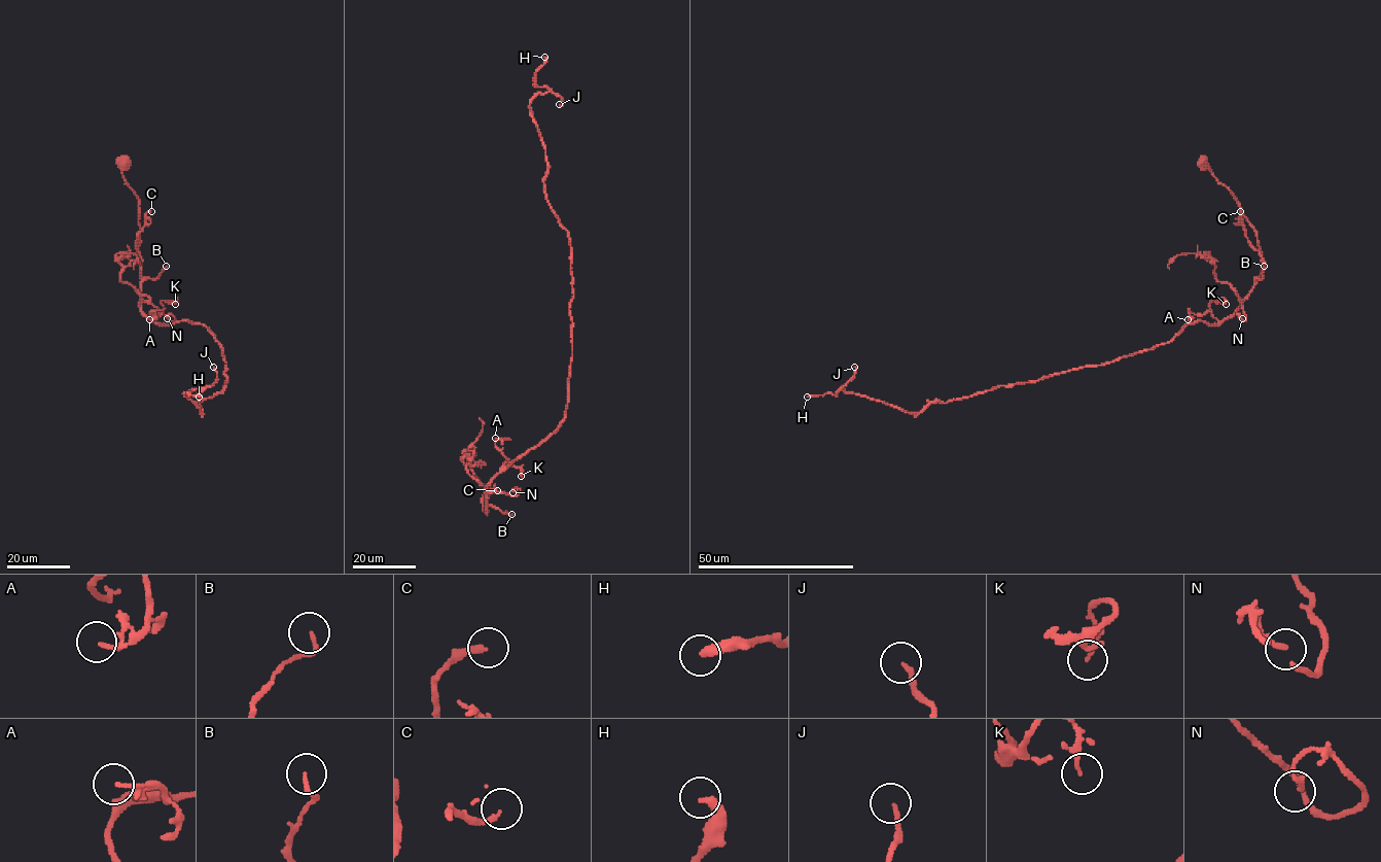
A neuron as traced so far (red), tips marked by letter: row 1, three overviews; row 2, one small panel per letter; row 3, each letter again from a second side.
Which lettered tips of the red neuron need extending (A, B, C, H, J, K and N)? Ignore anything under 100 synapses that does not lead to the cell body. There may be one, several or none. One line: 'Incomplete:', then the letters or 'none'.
Incomplete: H, J

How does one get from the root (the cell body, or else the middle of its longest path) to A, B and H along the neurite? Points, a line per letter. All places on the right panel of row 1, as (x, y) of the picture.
A: (1203, 162), (1254, 230), (1263, 272), (1242, 305), (1220, 322), (1209, 309), (1202, 315), (1190, 311), (1188, 319)
B: (1203, 162), (1233, 196), (1255, 233), (1263, 272), (1255, 282), (1262, 277), (1264, 266)
H: (1203, 162), (1254, 230), (1263, 263), (1223, 322), (1196, 321), (1151, 349), (917, 413), (841, 388), (807, 397)

